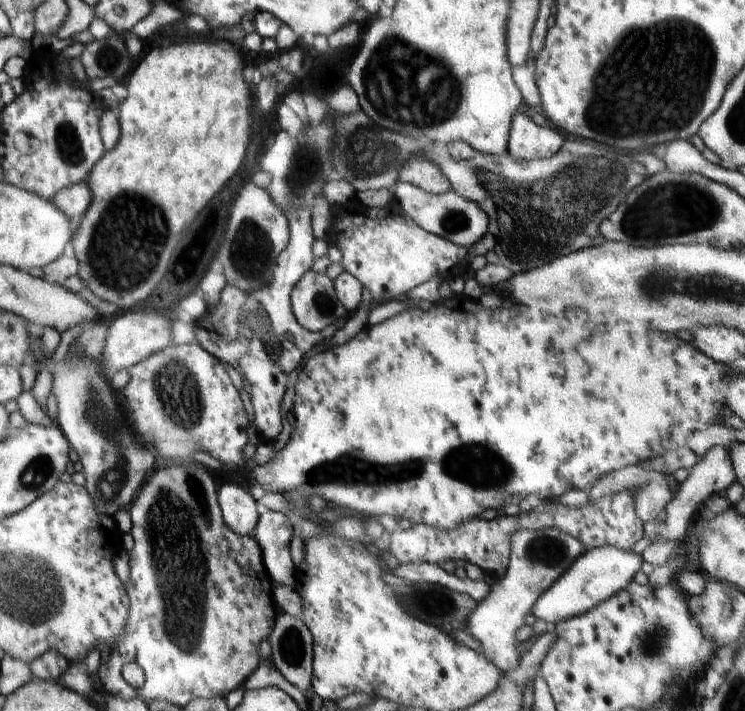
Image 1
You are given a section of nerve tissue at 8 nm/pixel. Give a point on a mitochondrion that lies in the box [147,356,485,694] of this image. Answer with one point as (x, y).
(291, 647)

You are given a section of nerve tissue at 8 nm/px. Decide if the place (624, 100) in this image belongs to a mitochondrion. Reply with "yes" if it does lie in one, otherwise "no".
yes

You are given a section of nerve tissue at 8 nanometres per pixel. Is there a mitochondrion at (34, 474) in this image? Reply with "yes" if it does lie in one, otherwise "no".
yes

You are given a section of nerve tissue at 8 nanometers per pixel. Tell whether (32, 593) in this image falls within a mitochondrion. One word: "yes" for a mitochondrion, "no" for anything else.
yes

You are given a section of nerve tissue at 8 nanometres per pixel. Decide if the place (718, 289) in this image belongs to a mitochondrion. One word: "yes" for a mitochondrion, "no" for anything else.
yes

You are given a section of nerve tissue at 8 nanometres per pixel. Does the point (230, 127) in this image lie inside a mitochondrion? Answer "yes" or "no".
no

